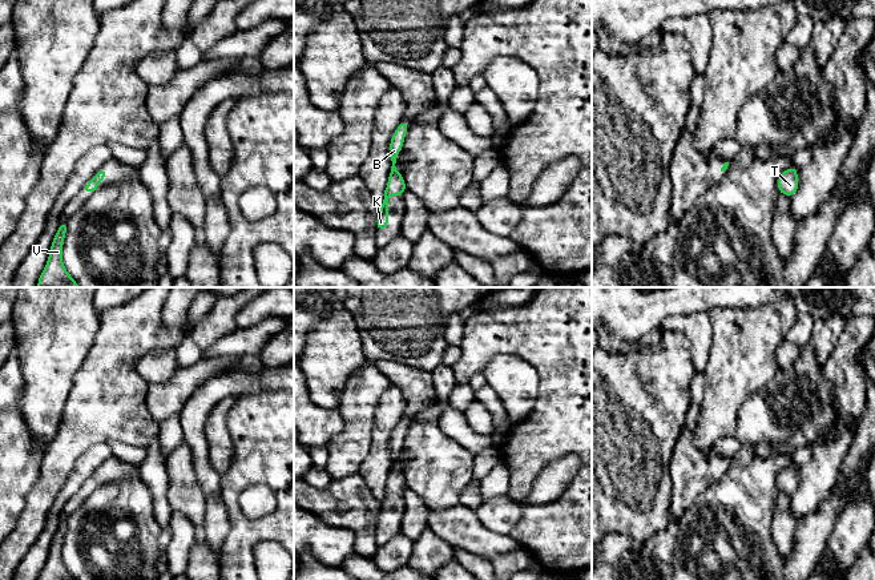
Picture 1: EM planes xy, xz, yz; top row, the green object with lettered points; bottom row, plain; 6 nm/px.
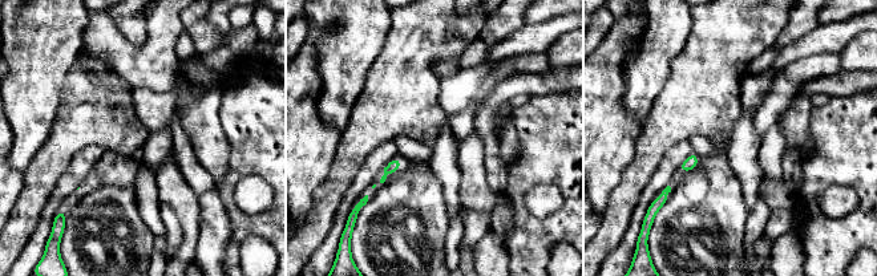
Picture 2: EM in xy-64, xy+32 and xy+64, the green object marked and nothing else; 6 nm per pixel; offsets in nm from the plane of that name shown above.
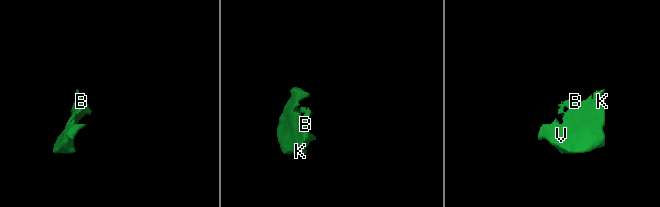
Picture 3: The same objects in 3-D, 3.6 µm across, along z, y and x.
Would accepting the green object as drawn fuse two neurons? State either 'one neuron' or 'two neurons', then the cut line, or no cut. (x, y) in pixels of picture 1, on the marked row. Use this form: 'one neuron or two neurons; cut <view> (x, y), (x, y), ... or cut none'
one neuron; cut none

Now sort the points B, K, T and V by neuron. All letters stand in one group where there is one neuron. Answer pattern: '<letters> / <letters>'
B K T V

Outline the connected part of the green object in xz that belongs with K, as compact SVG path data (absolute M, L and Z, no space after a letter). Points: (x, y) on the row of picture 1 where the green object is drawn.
M402 121L396 130L394 132L390 142L390 153L391 153L391 172L387 182L387 188L384 190L384 200L380 204L379 217L376 221L376 230L386 230L388 227L388 197L390 196L404 196L406 192L406 181L403 174L396 170L396 154L402 153L403 142L406 138L406 133L408 129L408 121Z

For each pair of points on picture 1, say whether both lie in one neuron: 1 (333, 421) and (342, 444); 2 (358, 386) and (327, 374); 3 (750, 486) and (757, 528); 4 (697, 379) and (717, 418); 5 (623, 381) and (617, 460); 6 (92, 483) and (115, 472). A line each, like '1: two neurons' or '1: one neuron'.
1: two neurons
2: two neurons
3: one neuron
4: two neurons
5: one neuron
6: one neuron

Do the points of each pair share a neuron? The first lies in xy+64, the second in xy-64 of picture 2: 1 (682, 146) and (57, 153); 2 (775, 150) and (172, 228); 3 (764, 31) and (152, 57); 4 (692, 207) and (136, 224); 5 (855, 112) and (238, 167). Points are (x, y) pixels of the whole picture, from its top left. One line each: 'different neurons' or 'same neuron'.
1: different neurons
2: different neurons
3: different neurons
4: same neuron
5: same neuron

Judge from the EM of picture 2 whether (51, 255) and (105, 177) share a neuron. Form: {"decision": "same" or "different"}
{"decision": "same"}

